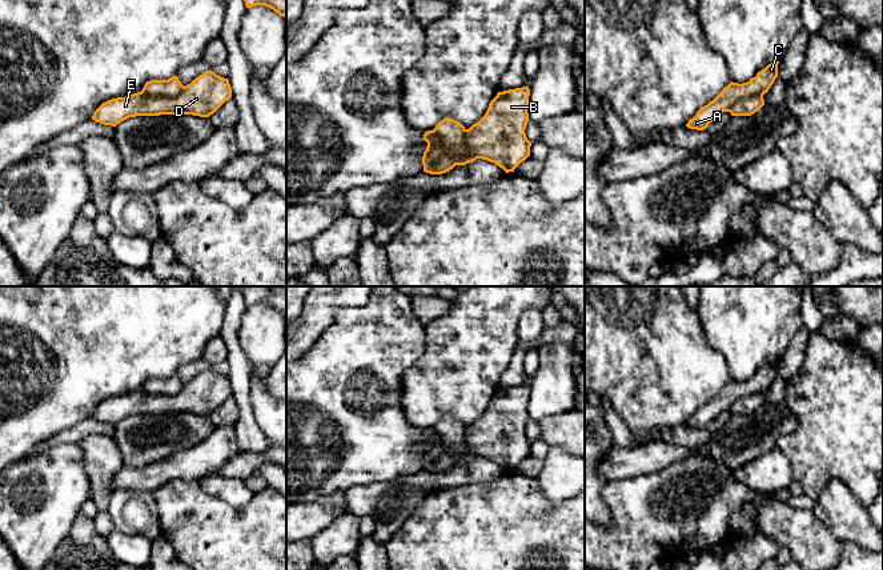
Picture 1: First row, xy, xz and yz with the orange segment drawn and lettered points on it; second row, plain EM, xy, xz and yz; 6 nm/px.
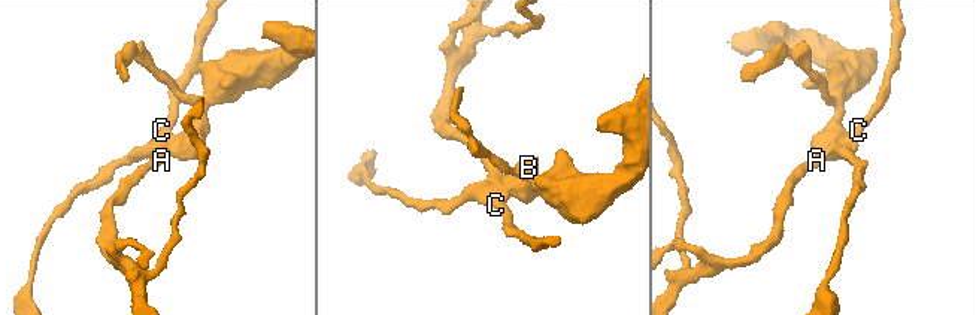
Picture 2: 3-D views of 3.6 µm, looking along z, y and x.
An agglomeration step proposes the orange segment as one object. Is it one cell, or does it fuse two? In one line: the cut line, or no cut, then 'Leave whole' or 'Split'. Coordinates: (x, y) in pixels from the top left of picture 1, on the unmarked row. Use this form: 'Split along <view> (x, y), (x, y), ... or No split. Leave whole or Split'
Split along xz (433, 428), (449, 449), (454, 449), (464, 442). Split

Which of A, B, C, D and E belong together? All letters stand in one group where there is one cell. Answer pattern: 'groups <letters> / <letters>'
groups A C / B D E

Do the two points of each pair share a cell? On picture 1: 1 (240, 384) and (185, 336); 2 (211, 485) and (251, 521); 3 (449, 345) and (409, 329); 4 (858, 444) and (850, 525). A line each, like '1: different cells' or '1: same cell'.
1: different cells
2: different cells
3: different cells
4: different cells

